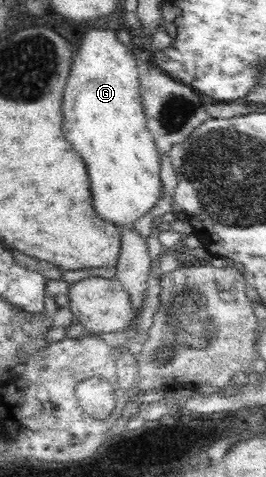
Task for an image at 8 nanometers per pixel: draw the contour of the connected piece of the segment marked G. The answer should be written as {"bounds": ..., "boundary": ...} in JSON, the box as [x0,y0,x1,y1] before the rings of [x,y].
{"bounds":[62,26,166,226],"boundary":[[[111,26],[110,28],[102,30],[102,28],[92,28],[86,34],[83,34],[82,43],[80,44],[76,54],[73,56],[72,68],[64,89],[62,114],[64,122],[62,122],[62,130],[68,142],[72,142],[72,146],[76,148],[76,152],[84,158],[88,176],[90,176],[90,190],[92,190],[92,206],[97,212],[97,215],[110,224],[116,226],[128,226],[134,224],[147,212],[150,212],[156,203],[163,195],[163,186],[166,179],[163,179],[161,174],[161,155],[159,154],[157,145],[147,128],[147,121],[145,112],[141,101],[141,84],[139,79],[140,66],[134,57],[134,53],[130,46],[124,45],[117,39],[117,27]]]}

